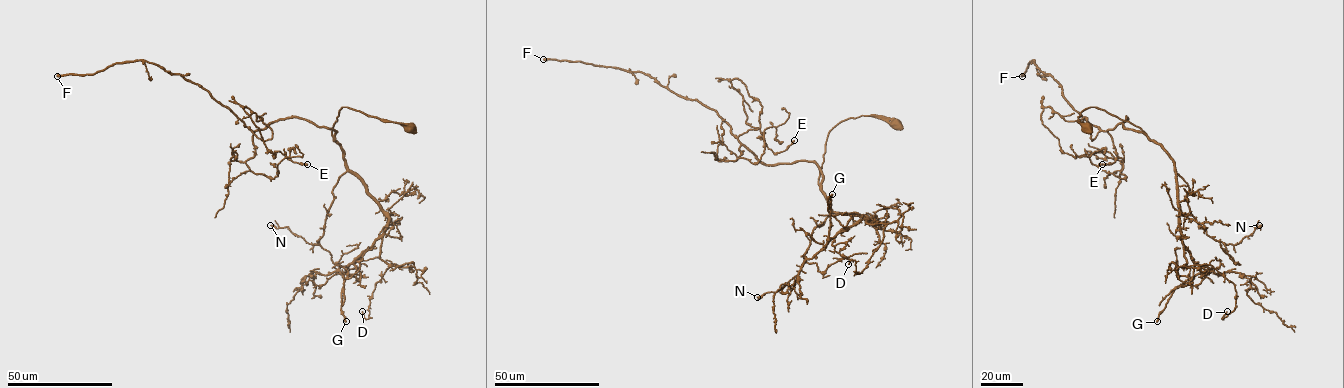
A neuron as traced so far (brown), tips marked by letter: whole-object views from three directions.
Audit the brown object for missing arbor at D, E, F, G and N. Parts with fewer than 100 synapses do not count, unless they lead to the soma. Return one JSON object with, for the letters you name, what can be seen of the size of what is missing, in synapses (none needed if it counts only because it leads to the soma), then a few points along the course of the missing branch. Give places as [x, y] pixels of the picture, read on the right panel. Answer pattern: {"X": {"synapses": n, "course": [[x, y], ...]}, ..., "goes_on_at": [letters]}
{"F": {"synapses": 250, "course": [[1022, 76], [1034, 69], [1040, 92], [1111, 144], [1116, 168], [1061, 148], [1117, 164], [1114, 173]]}, "G": {"synapses": 110, "course": [[1157, 321], [1149, 336], [1130, 345], [1121, 355], [1130, 367], [1127, 369]]}, "goes_on_at": ["F", "G"]}

